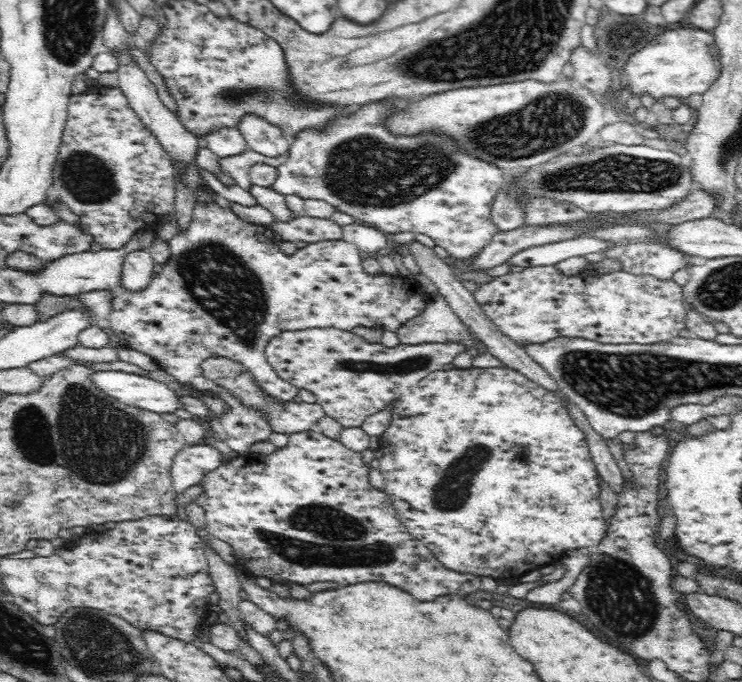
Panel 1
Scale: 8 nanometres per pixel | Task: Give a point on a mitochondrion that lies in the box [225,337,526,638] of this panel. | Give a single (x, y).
(314, 534)

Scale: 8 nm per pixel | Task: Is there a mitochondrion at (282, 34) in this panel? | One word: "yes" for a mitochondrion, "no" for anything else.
no

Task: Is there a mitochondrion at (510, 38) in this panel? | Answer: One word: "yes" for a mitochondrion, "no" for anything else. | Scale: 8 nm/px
yes

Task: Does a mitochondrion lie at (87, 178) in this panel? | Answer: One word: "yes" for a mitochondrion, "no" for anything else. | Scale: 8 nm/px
yes

